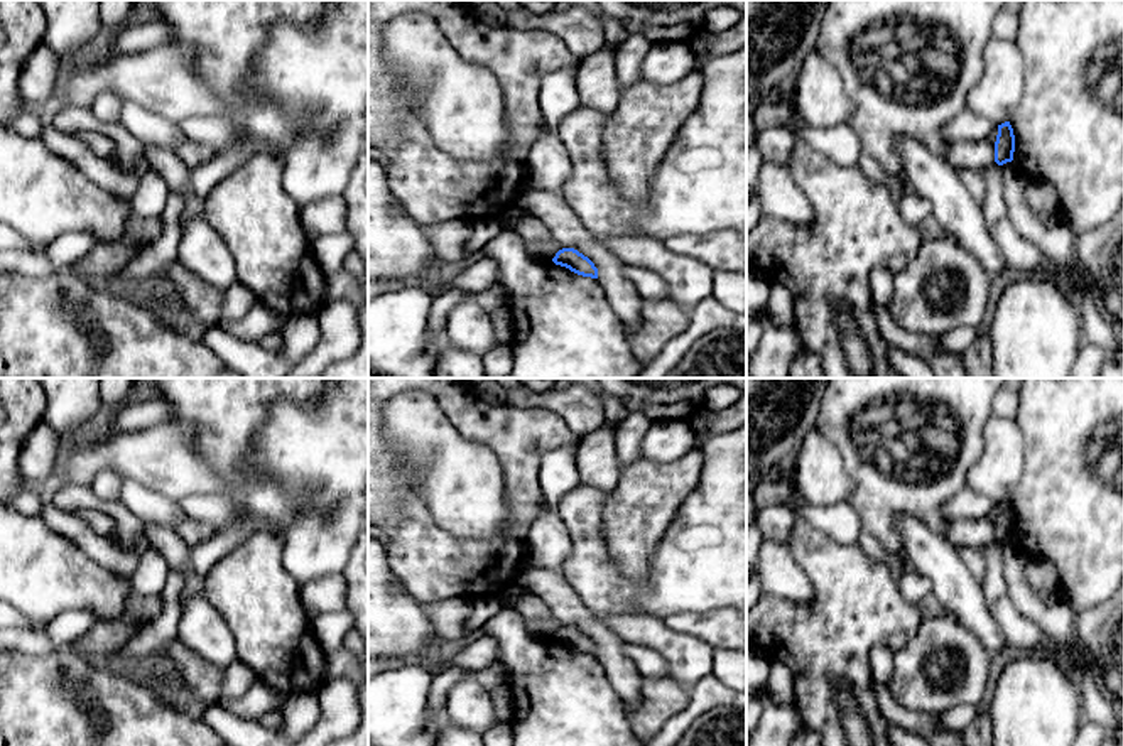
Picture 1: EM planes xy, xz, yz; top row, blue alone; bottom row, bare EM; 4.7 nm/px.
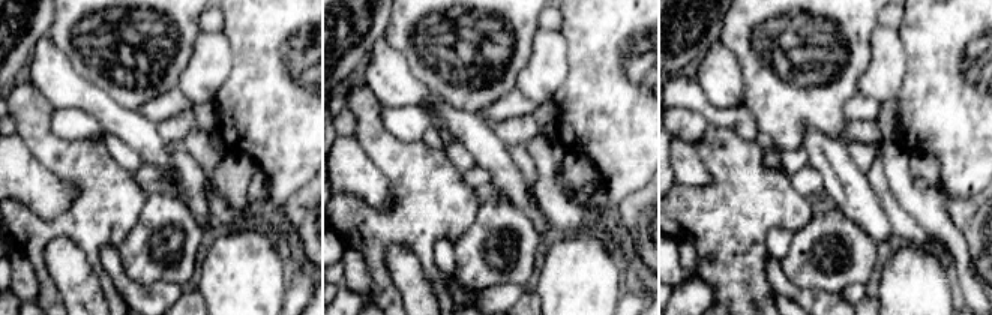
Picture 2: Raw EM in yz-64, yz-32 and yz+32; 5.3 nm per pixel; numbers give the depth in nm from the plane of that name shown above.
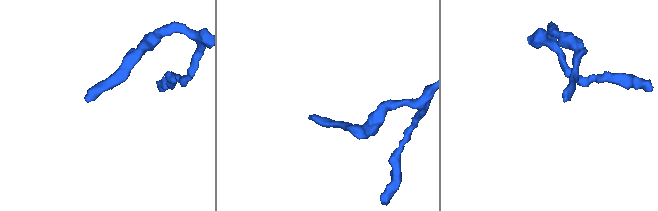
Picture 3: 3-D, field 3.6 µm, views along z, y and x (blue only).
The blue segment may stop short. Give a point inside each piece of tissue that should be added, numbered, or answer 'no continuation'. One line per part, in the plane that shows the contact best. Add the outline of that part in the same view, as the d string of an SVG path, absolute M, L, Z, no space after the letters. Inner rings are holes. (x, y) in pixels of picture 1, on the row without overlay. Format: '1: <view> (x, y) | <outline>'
no continuation

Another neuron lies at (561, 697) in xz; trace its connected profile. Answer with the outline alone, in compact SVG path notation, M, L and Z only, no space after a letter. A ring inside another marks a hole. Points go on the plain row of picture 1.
M502 608L483 624L500 645L513 702L512 746L643 746L625 716L625 704L596 657L583 655L554 640L532 636L525 619Z

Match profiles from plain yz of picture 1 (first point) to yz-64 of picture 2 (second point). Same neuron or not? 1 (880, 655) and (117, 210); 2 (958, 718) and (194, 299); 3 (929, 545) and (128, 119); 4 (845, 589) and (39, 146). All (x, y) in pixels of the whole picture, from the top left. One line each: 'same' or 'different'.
1: different
2: different
3: same
4: same

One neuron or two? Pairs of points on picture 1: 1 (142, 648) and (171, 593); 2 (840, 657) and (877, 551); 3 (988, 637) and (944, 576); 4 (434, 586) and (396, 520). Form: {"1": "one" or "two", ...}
{"1": "one", "2": "two", "3": "one", "4": "one"}

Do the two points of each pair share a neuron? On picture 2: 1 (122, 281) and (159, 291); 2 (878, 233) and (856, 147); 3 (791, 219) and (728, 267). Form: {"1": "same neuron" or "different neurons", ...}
{"1": "same neuron", "2": "different neurons", "3": "same neuron"}

